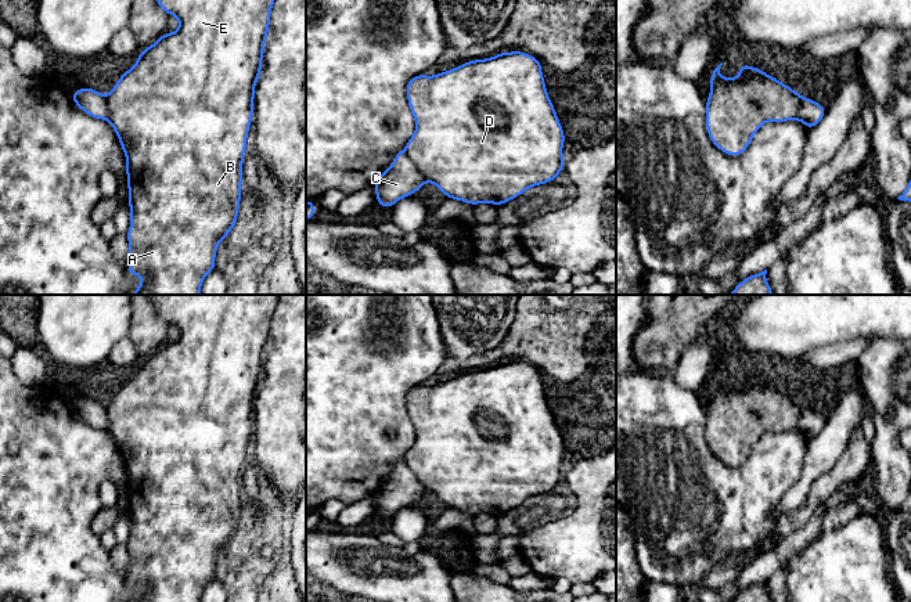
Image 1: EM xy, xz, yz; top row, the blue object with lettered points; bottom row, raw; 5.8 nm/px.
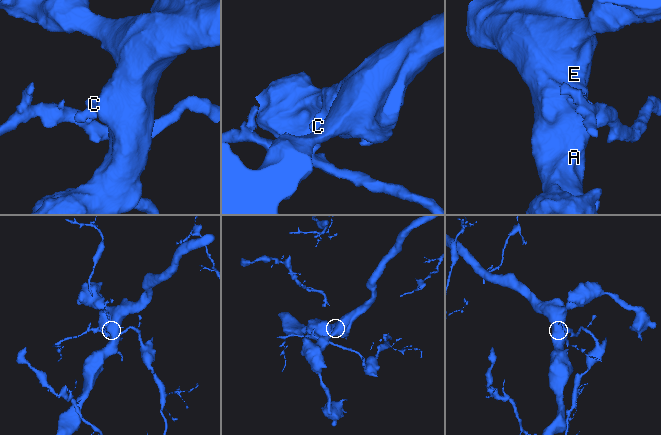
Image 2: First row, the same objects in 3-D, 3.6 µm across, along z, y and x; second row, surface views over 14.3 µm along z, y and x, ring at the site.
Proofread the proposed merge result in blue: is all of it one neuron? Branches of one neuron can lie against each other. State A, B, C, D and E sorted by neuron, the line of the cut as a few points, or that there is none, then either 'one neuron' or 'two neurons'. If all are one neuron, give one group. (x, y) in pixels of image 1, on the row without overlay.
A B D E / C; cut in xz along (403, 461), (427, 490); two neurons

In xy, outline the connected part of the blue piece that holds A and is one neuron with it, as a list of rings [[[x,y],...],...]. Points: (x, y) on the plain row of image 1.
[[[147,295],[158,316],[179,329],[179,339],[163,343],[155,353],[138,363],[137,372],[122,383],[105,405],[108,428],[126,466],[126,495],[129,498],[130,537],[127,578],[130,585],[140,585],[141,594],[134,602],[201,602],[208,583],[216,578],[215,569],[220,551],[224,551],[238,529],[241,513],[242,475],[248,441],[253,426],[255,396],[260,386],[263,360],[270,338],[270,325],[280,295]]]

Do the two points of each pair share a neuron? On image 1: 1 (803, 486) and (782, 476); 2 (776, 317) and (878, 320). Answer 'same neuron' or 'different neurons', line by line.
1: different neurons
2: same neuron

